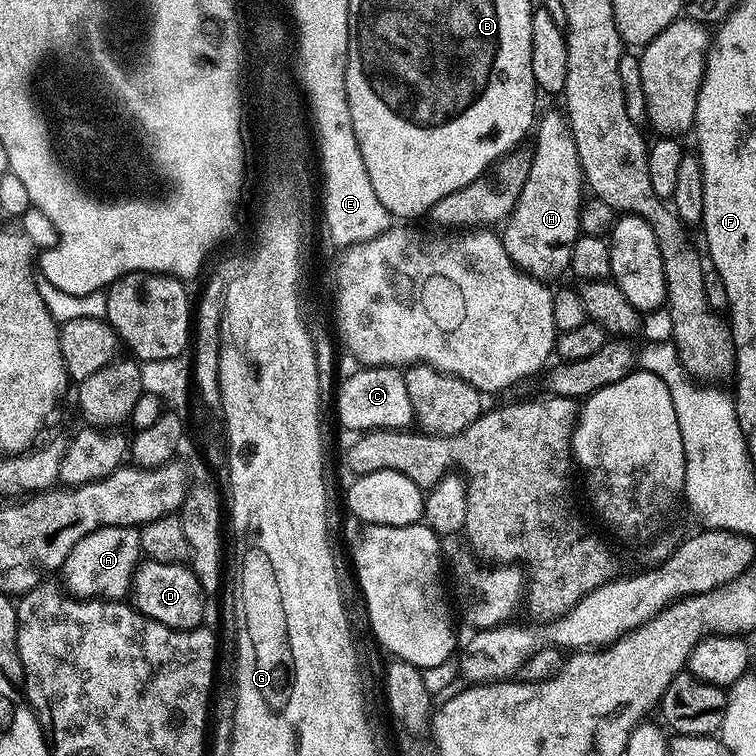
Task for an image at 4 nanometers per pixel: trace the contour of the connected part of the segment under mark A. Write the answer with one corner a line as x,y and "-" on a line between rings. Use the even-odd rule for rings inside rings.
110,526
99,528
74,546
66,558
62,569
62,584
71,595
77,598
103,598
124,600
131,593
132,577
141,563
140,528

